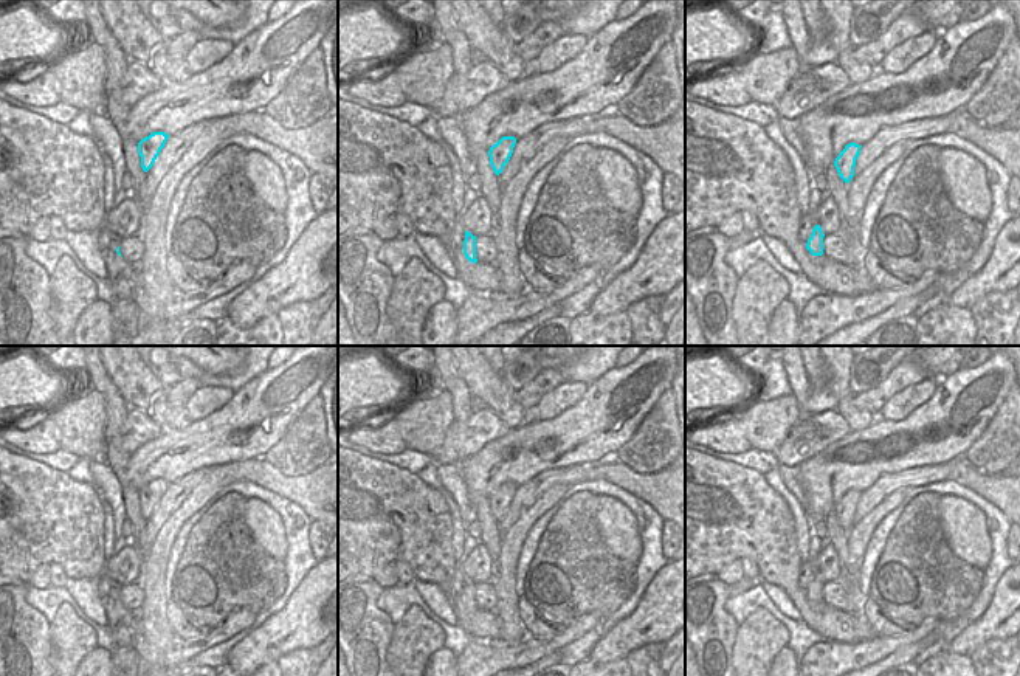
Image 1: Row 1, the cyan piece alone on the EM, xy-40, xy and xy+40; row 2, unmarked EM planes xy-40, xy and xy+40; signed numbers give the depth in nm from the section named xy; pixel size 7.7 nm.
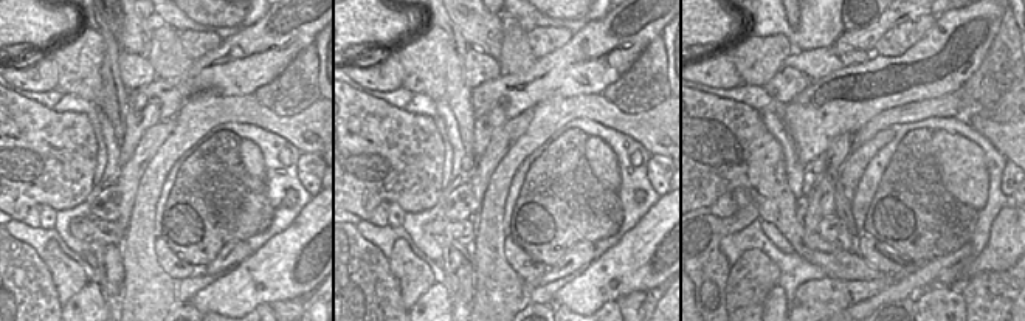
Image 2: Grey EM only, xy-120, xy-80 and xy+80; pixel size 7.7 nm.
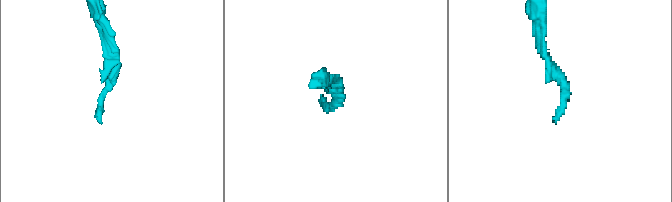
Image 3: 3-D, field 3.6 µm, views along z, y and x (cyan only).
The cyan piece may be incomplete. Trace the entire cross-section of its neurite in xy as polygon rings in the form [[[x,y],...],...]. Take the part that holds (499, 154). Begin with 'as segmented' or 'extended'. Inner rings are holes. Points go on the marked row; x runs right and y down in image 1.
as segmented | [[[502,136],[496,144],[488,150],[490,164],[496,175],[504,171],[504,166],[508,163],[513,147],[516,144],[515,136]]]

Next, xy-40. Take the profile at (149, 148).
as segmented | [[[153,132],[138,143],[138,153],[141,157],[141,167],[144,172],[153,166],[167,138],[169,135],[164,132]]]

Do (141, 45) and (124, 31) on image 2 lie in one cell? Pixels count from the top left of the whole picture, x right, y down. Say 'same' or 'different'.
same

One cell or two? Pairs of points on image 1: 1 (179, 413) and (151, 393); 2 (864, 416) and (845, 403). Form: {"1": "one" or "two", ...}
{"1": "two", "2": "one"}

